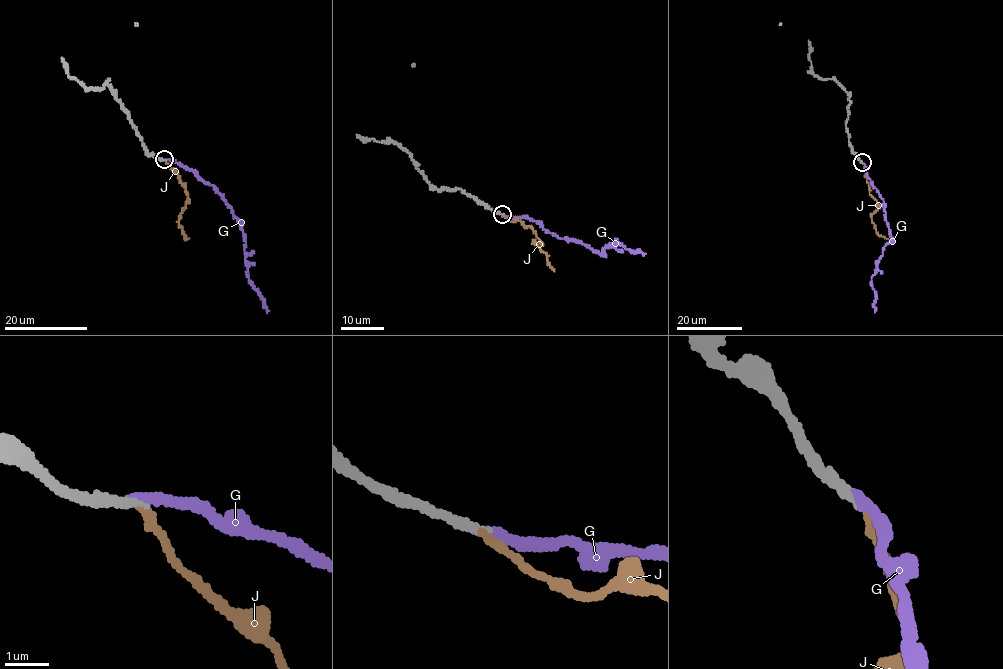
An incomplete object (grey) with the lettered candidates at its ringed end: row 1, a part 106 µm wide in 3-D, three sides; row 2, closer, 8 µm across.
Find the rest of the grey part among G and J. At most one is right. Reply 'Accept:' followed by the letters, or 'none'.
Accept: G

